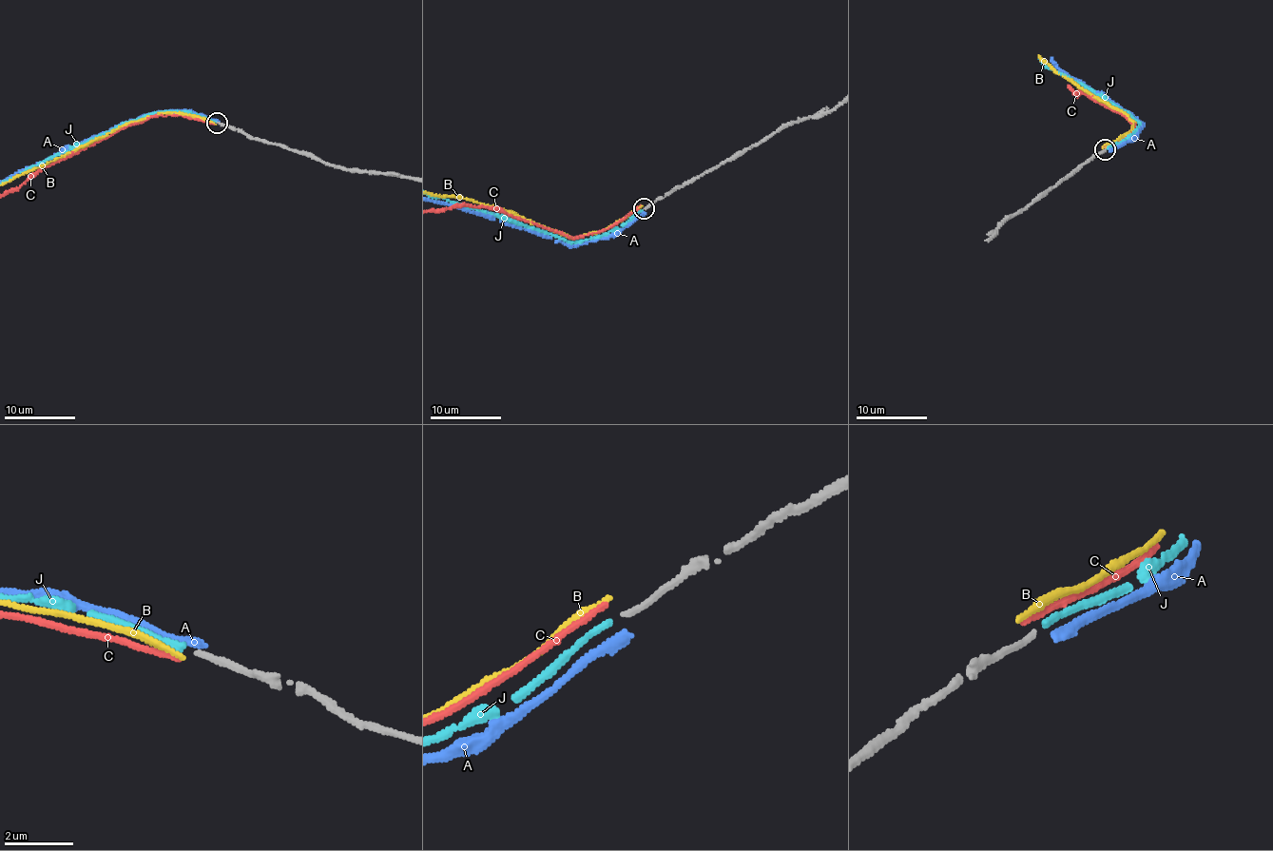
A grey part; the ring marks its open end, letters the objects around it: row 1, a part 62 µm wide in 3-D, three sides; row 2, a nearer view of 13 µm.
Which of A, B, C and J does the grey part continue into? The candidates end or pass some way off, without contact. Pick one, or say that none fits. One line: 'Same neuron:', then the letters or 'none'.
Same neuron: J

